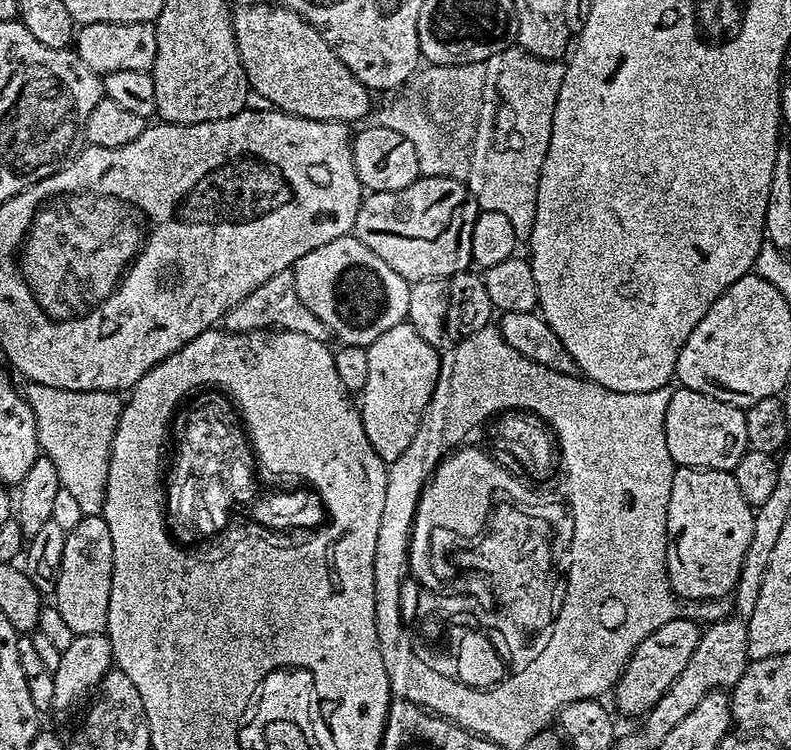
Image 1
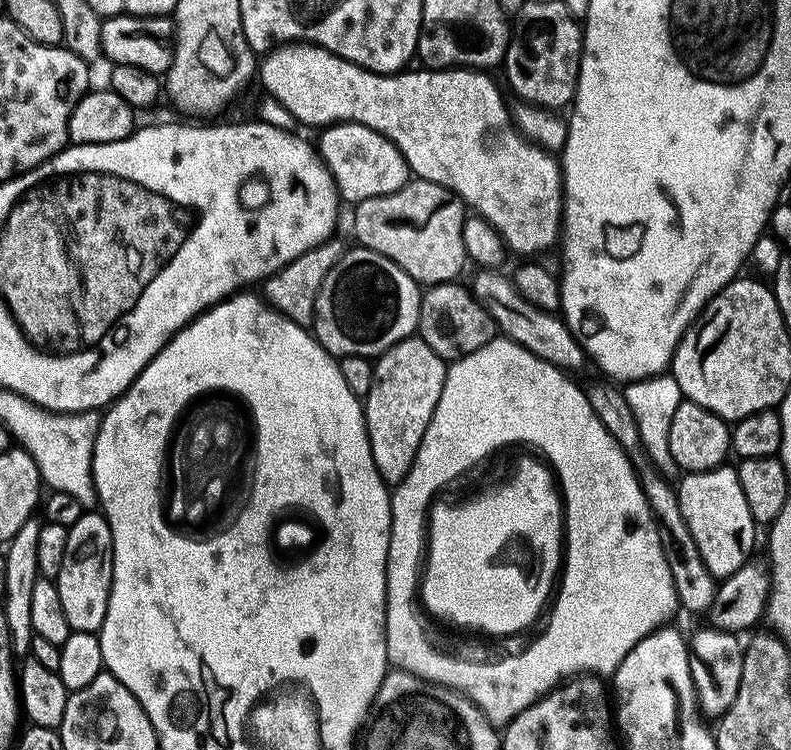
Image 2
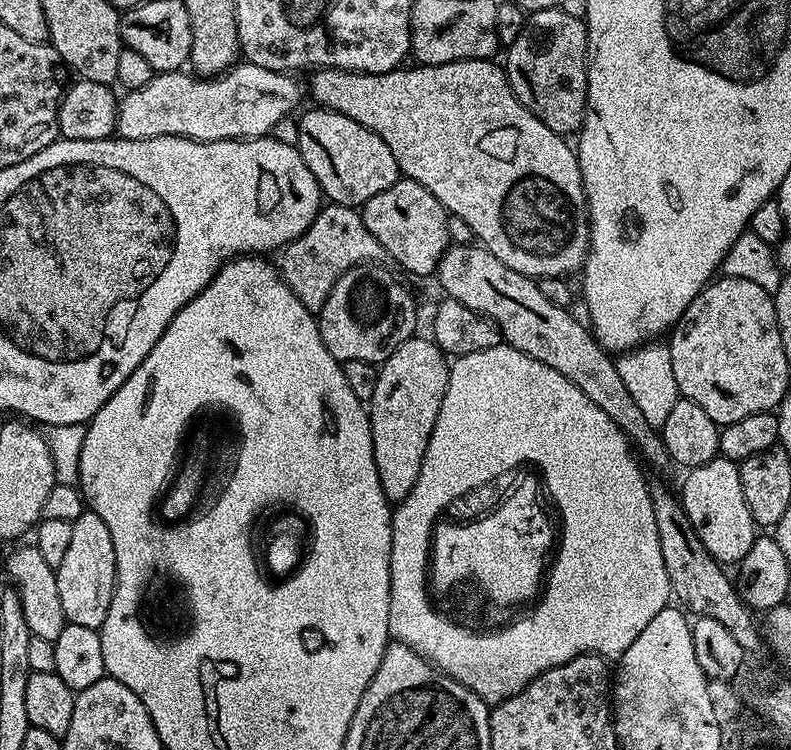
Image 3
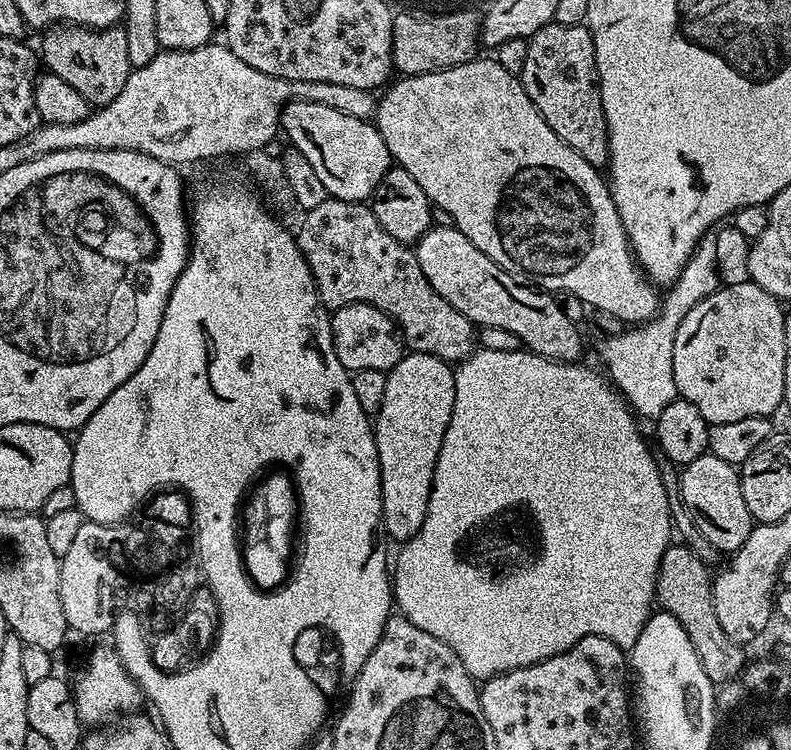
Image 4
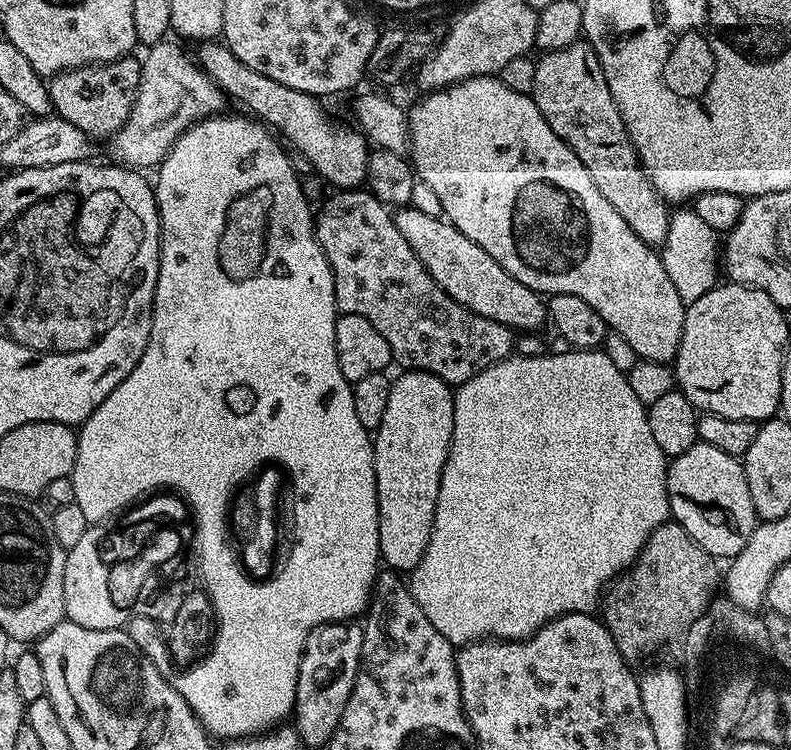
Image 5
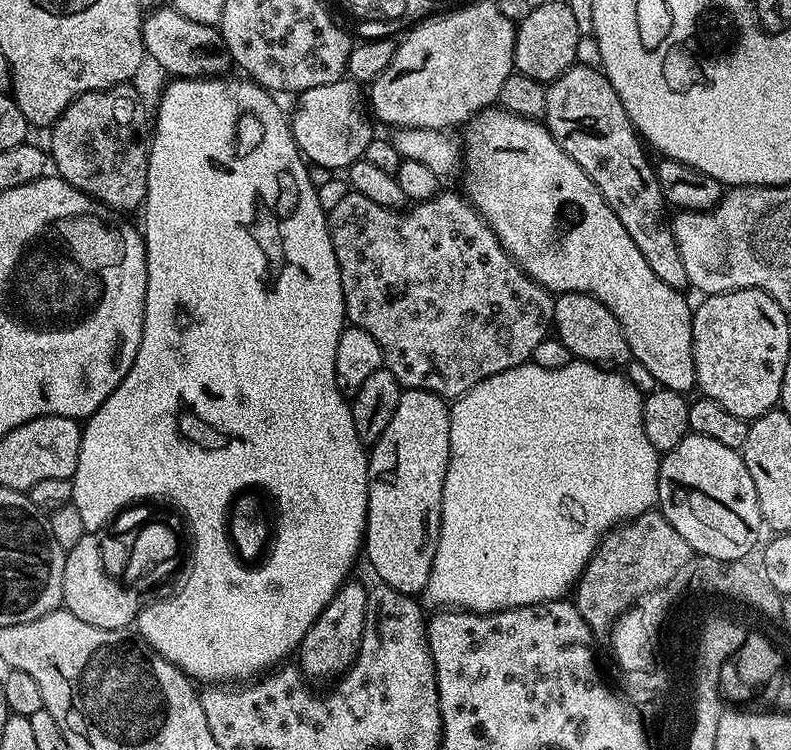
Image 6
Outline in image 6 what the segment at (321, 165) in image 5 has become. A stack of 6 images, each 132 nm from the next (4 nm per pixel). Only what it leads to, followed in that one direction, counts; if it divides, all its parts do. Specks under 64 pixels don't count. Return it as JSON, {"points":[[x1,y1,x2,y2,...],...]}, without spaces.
{"points":[[161,6,151,9,144,16,142,26,142,42,145,53,172,78,199,80,201,78,220,78,227,68,233,67,232,56,224,48,224,39,219,27,190,22,186,14,178,14,171,6]]}

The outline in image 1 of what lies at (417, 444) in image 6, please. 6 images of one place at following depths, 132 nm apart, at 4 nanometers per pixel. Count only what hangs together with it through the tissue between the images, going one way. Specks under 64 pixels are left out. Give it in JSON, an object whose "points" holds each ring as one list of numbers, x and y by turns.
{"points":[[407,322,381,332,367,350,370,371,366,373,364,391,358,396,360,417,366,438,370,438,370,446,374,446,378,458,391,462,402,458,406,446,414,442,414,434,418,434,418,426,438,382,441,353]]}

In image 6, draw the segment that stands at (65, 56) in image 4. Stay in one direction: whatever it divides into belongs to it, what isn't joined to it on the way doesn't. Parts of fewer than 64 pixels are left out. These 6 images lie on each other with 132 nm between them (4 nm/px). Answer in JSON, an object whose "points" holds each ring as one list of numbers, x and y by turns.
{"points":[[131,83,115,84,113,88,103,88,97,92,87,92,78,97,74,102,70,102,70,106,66,106,66,110,56,123,51,125,52,132,52,148,50,147,50,160,54,165,55,175,61,176,66,182,70,182,70,186,74,186,78,190,82,190,86,195,92,196,95,200,105,204,106,207,115,210,120,214,132,214,132,212,141,207,146,198,146,174,148,173,148,150,150,147,150,108,144,105,144,100,140,97,140,92,136,88,132,88]]}

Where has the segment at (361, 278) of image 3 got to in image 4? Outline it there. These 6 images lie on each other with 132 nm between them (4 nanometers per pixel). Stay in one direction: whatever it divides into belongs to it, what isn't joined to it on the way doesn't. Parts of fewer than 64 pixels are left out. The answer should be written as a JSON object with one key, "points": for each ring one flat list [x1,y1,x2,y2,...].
{"points":[[351,304,335,309,332,316,332,341,338,362,342,362,349,373,358,370,387,373,406,354,404,338,400,335,395,320,373,304]]}

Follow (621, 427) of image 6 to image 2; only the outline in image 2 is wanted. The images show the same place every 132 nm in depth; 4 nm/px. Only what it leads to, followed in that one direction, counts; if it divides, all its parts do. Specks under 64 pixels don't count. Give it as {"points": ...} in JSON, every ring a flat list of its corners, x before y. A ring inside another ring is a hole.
{"points":[[494,338,494,339,492,339,492,340,491,340,491,341,490,341,490,342,486,342,486,346,482,346,482,347,481,347,481,348,479,348,479,349,478,349,478,350,474,350,474,351,473,351,473,352,471,352,471,353,470,353,470,354,466,354,466,355,465,355,465,356,464,356,464,357,463,357,463,358,462,358,462,359,461,359,461,360,453,360,453,361,451,361,451,363,449,363,449,364,448,364,448,373,447,373,447,374,446,374,446,382,445,382,445,383,444,383,444,385,443,385,443,386,442,386,442,398,438,398,438,406,434,406,434,414,433,414,433,415,432,415,432,417,431,417,431,418,430,418,430,426,426,426,426,434,422,434,422,442,421,442,421,443,420,443,420,445,419,445,419,446,418,446,418,454,417,454,417,455,416,455,416,457,415,457,415,458,414,458,414,462,413,462,413,463,412,463,412,465,411,465,411,466,410,466,410,470,409,470,409,471,408,471,408,472,407,472,407,473,406,473,406,475,404,475,404,477,402,477,402,478,401,478,401,479,400,479,400,481,398,481,398,483,397,483,397,484,396,484,396,485,395,485,395,487,393,487,393,488,392,488,392,489,391,489,391,492,390,492,390,495,391,495,391,497,392,497,392,521,391,521,391,522,390,522,390,550,389,550,389,551,388,551,388,561,387,561,387,562,386,562,386,650,387,650,387,651,388,651,388,662,389,662,389,665,391,665,391,667,392,667,392,668,393,668,393,669,396,669,396,670,399,670,399,671,401,671,401,672,407,672,407,673,409,673,409,674,411,674,411,675,412,675,412,676,413,676,413,677,416,677,416,678,419,678,419,676,421,676,421,678,422,678,422,679,424,679,424,680,432,680,432,681,428,681,428,682,435,682,435,683,436,683,436,684,437,684,437,685,440,685,440,686,447,686,447,687,448,687,448,688,449,688,449,689,452,689,452,690,455,690,455,691,457,691,457,692,459,692,459,693,461,693,461,694,463,694,463,695,464,695,464,696,466,696,466,697,467,697,467,698,468,698,468,699,469,699,469,700,471,700,471,701,472,701,472,703,473,703,473,704,475,704,475,705,476,705,476,707,477,707,477,708,479,708,479,710,480,710,480,713,482,713,482,714,483,714,483,715,484,715,484,716,485,716,485,717,486,717,486,718,487,718,487,719,488,719,488,720,489,720,489,722,491,722,491,724,493,724,493,726,507,726,507,725,508,725,508,724,509,724,509,723,511,723,511,721,512,721,512,720,513,720,513,719,515,719,515,717,516,717,516,716,518,716,518,715,520,715,520,714,522,714,522,712,523,712,523,711,524,711,524,710,526,710,526,709,527,709,527,708,529,708,529,707,531,707,531,705,532,705,532,704,534,704,534,703,536,703,536,701,537,701,537,700,541,700,541,699,543,699,543,697,544,697,544,696,547,696,547,695,548,695,548,693,549,693,549,692,551,692,551,691,553,691,553,689,555,689,555,688,556,688,556,687,557,687,557,685,559,685,559,684,560,684,560,683,561,683,561,682,564,682,564,681,567,681,567,680,568,680,568,679,569,679,569,678,576,678,576,677,579,677,579,676,580,676,580,675,581,675,581,674,595,674,595,675,596,675,596,676,597,676,597,677,600,677,600,678,605,678,605,677,604,677,604,676,608,676,608,677,611,677,611,676,612,676,612,675,613,675,613,673,615,673,615,671,616,671,616,667,618,667,618,665,620,665,620,663,621,663,621,662,622,662,622,658,626,658,626,654,630,654,630,650,634,650,634,646,635,646,635,645,636,645,636,643,637,643,637,642,639,642,639,640,641,640,641,639,642,639,642,638,646,638,646,637,647,637,647,636,649,636,649,634,650,634,650,633,651,633,651,632,655,632,655,631,656,631,656,629,658,629,658,628,662,628,662,627,665,627,665,625,667,625,667,624,668,624,668,623,669,623,669,621,671,621,671,620,668,620,668,619,670,619,670,618,671,618,671,616,672,616,672,615,674,615,674,614,675,614,675,612,676,612,676,608,677,608,677,609,678,609,678,599,677,599,677,594,676,594,676,586,675,586,675,584,674,584,674,578,673,578,673,577,672,577,672,571,671,571,671,570,670,570,670,566,669,566,669,565,668,565,668,552,667,552,667,551,666,551,666,547,665,547,665,548,664,548,664,544,663,544,663,542,662,542,662,541,660,541,660,536,661,536,661,537,662,537,662,529,661,529,661,527,660,527,660,525,659,525,659,523,658,523,658,521,657,521,657,518,656,518,656,513,655,513,655,512,653,512,653,510,652,510,652,508,651,508,651,506,650,506,650,505,649,505,649,504,648,504,648,498,647,498,647,496,646,496,646,494,645,494,645,493,644,493,644,484,643,484,643,483,642,483,642,480,639,480,639,478,638,478,638,477,636,477,636,472,635,472,635,470,634,470,634,469,632,469,632,464,631,464,631,462,630,462,630,461,628,461,628,456,629,456,629,453,628,453,628,452,627,452,627,451,625,451,625,449,624,449,624,448,622,448,622,447,621,447,621,444,620,444,620,443,619,443,619,442,617,442,617,441,616,441,616,440,615,440,615,438,613,438,613,436,612,436,612,435,610,435,610,433,609,433,609,432,608,432,608,431,607,431,607,430,606,430,606,426,602,426,602,422,601,422,601,421,600,421,600,419,599,419,599,418,598,418,598,414,594,414,594,410,593,410,593,409,592,409,592,407,591,407,591,406,590,406,590,402,589,402,589,401,588,401,588,393,587,393,587,391,585,391,585,389,584,389,584,388,583,388,583,387,581,387,581,388,579,388,579,386,578,386,578,385,576,385,576,384,575,384,575,382,574,382,574,381,572,381,572,380,571,380,571,378,570,378,570,377,568,377,568,374,565,374,565,373,564,373,564,372,563,372,563,371,561,371,561,369,560,369,560,368,559,368,559,367,557,367,557,365,555,365,555,364,548,364,548,363,547,363,547,362,545,362,545,361,544,361,544,360,543,360,543,359,542,359,542,358,538,358,538,357,537,357,537,356,535,356,535,354,533,354,533,353,532,353,532,352,530,352,530,351,528,351,528,349,527,349,527,348,524,348,524,347,523,347,523,346,522,346,522,345,521,345,521,344,518,344,518,343,516,343,516,341,515,341,515,340,509,340,509,339,507,339,507,338],[512,439,514,439,514,440,516,440,516,439,523,439,523,440,532,440,532,441,536,441,536,444,541,444,541,443,542,443,542,445,543,445,543,446,544,446,544,448,546,448,546,449,547,449,547,451,548,451,548,453,549,453,549,454,551,454,551,456,552,456,552,461,553,461,553,462,554,462,554,464,555,464,555,467,554,467,554,468,550,468,550,470,548,470,548,472,544,472,544,470,542,470,542,468,540,468,540,466,536,466,536,472,524,472,524,468,522,468,522,466,514,466,514,460,504,460,504,462,502,462,502,458,500,458,500,454,496,454,496,452,488,452,488,449,490,449,490,448,492,448,492,447,493,447,493,445,497,445,497,444,501,444,501,442,505,442,505,441,509,441,509,440,512,440],[436,484,444,484,444,486,440,486,440,490,438,490,438,496,436,496,436,502,434,502,434,506,432,506,432,510,424,510,424,504,428,504,428,496,432,496,432,488,436,488],[570,510,571,510,571,511,572,511,572,560,570,560,570,556,568,556,568,550,570,550],[564,564,568,564,568,584,564,584,564,582,566,582,566,576,564,576,564,574,562,574,562,572,560,572,560,570,558,570,558,568,560,568,560,566,564,566],[412,596,414,596,414,598,418,598,418,600,420,600,420,602,418,602,418,604,416,604,416,606,414,606,414,610,412,610,412,607,411,607,411,606,410,606,410,602,411,602,411,600,412,600],[476,650,482,650,482,651,481,651,481,653,484,653,484,654,485,654,485,656,486,656,486,657,487,657,487,658,488,658,488,659,489,659,489,660,494,660,494,658,500,658,500,660,506,660,506,658,520,658,520,660,508,660,508,664,499,664,499,666,497,666,497,667,496,667,496,668,468,668,468,660,469,660,469,659,470,659,470,657,471,657,471,656,472,656,472,655,475,655,475,654,476,654,476,653,477,653,477,652,475,652,475,651,476,651]]}

